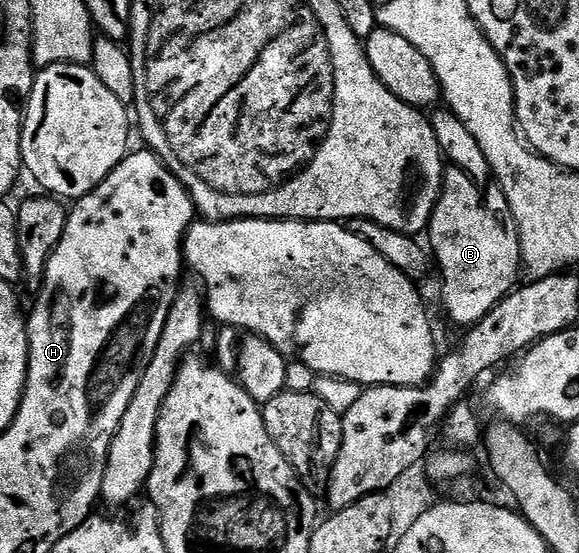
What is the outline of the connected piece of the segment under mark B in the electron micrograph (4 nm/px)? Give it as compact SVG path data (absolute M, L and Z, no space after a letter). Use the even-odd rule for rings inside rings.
M448 167L443 173L443 189L439 201L431 215L429 237L430 251L433 260L439 263L439 300L443 303L443 312L455 324L470 326L481 322L485 314L489 314L501 301L510 296L513 289L520 283L523 251L519 241L519 227L515 224L513 210L509 210L509 202L498 187L484 189L475 184L469 174L461 174L461 170Z

